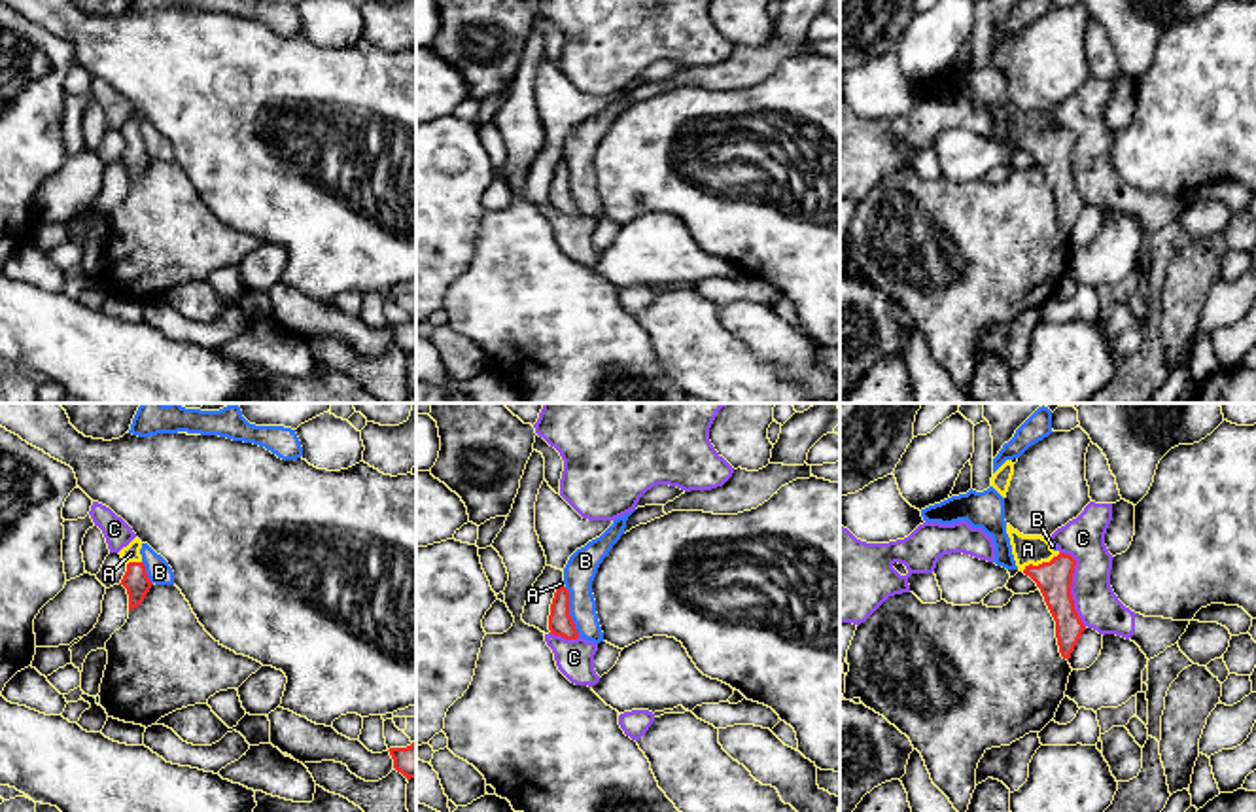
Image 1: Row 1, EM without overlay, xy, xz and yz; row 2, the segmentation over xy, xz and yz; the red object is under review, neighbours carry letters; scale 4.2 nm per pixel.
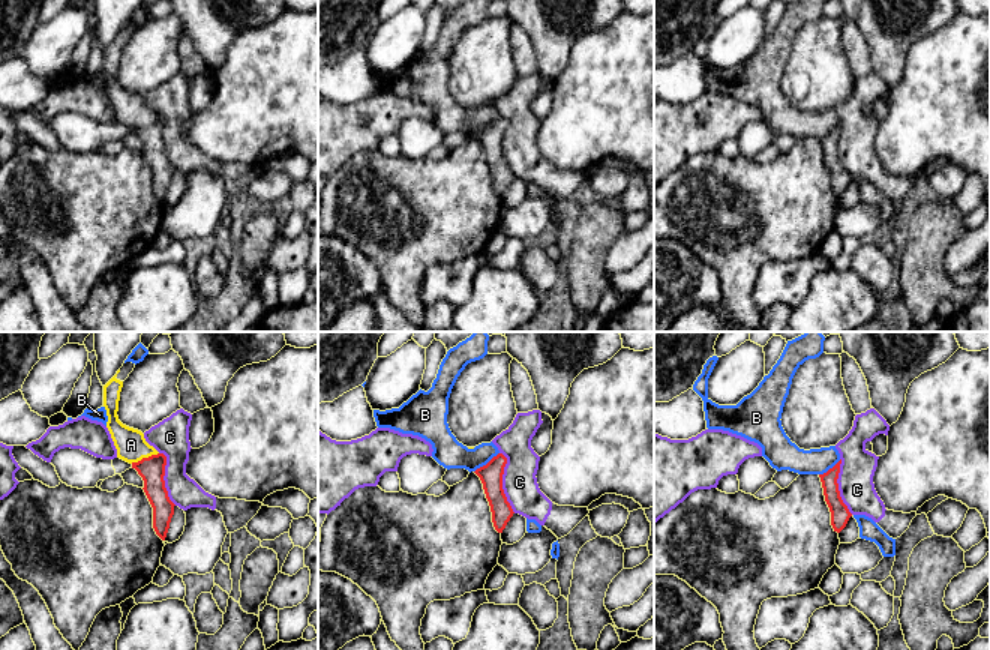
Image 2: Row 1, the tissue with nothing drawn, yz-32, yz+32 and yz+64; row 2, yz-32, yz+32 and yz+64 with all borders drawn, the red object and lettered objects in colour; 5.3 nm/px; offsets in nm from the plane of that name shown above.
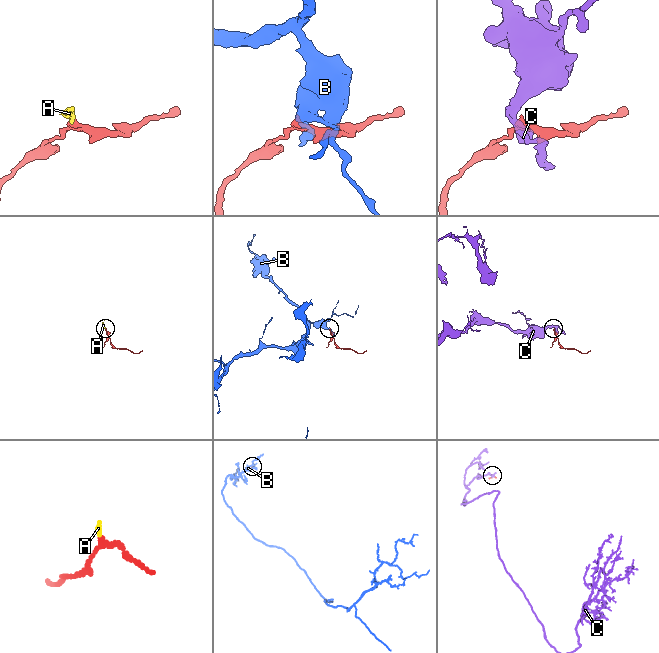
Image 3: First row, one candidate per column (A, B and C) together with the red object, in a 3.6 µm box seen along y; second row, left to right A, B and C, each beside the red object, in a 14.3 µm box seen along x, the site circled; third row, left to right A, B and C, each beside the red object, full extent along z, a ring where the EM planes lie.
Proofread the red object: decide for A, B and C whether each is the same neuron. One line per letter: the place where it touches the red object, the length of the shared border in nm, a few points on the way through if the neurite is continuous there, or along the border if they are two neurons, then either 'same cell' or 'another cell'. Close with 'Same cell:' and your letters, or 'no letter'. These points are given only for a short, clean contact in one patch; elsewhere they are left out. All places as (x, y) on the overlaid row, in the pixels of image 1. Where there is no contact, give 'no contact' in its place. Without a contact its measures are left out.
A: yz (1043, 563) | 180 nm | across yz (1054, 578), (1043, 563), (1028, 549) | same cell
B: xz (568, 612) | 220 nm | another cell
C: yz (1071, 585) | 340 nm | along yz (1060, 551), (1075, 561), (1071, 599), (1084, 627) | another cell
Same cell: A

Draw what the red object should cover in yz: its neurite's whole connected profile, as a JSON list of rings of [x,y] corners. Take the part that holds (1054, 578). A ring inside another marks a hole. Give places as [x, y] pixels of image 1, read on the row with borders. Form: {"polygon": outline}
{"polygon": [[[1006,524],[1006,534],[1018,570],[1029,575],[1044,596],[1055,621],[1059,653],[1069,661],[1086,630],[1071,594],[1076,560],[1071,555],[1054,551],[1050,539],[1042,536],[1023,536],[1010,524]]]}

